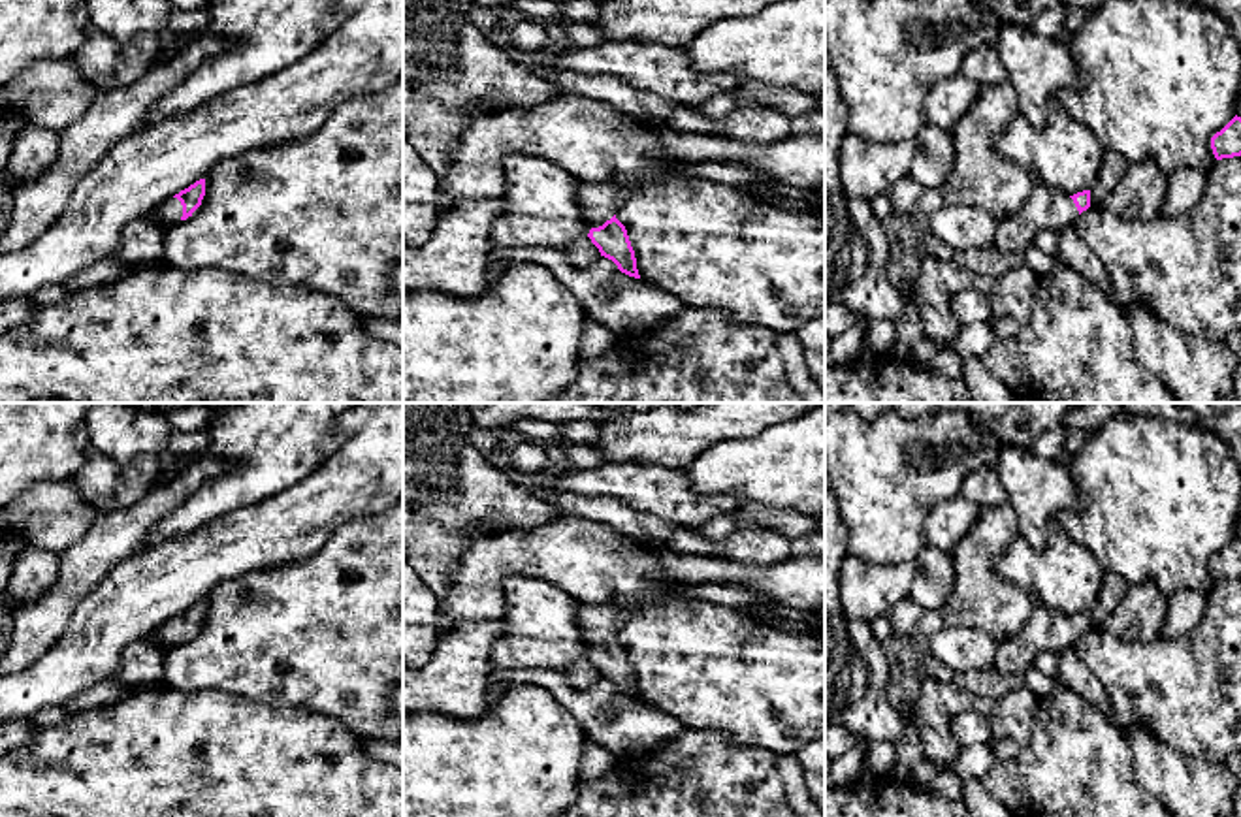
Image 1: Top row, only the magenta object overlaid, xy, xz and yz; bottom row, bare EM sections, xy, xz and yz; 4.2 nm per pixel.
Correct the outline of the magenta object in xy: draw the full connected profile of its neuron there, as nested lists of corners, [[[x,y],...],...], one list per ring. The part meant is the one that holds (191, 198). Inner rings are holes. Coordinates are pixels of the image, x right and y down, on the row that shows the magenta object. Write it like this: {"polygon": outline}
{"polygon": [[[200,179],[188,188],[175,194],[173,198],[162,201],[154,209],[156,224],[168,230],[177,222],[186,220],[201,205],[203,196],[205,196],[205,179]]]}

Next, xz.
{"polygon": [[[580,183],[580,209],[591,226],[588,237],[599,248],[601,256],[612,260],[621,273],[640,279],[627,230],[616,218],[616,211],[629,190],[629,184]]]}

